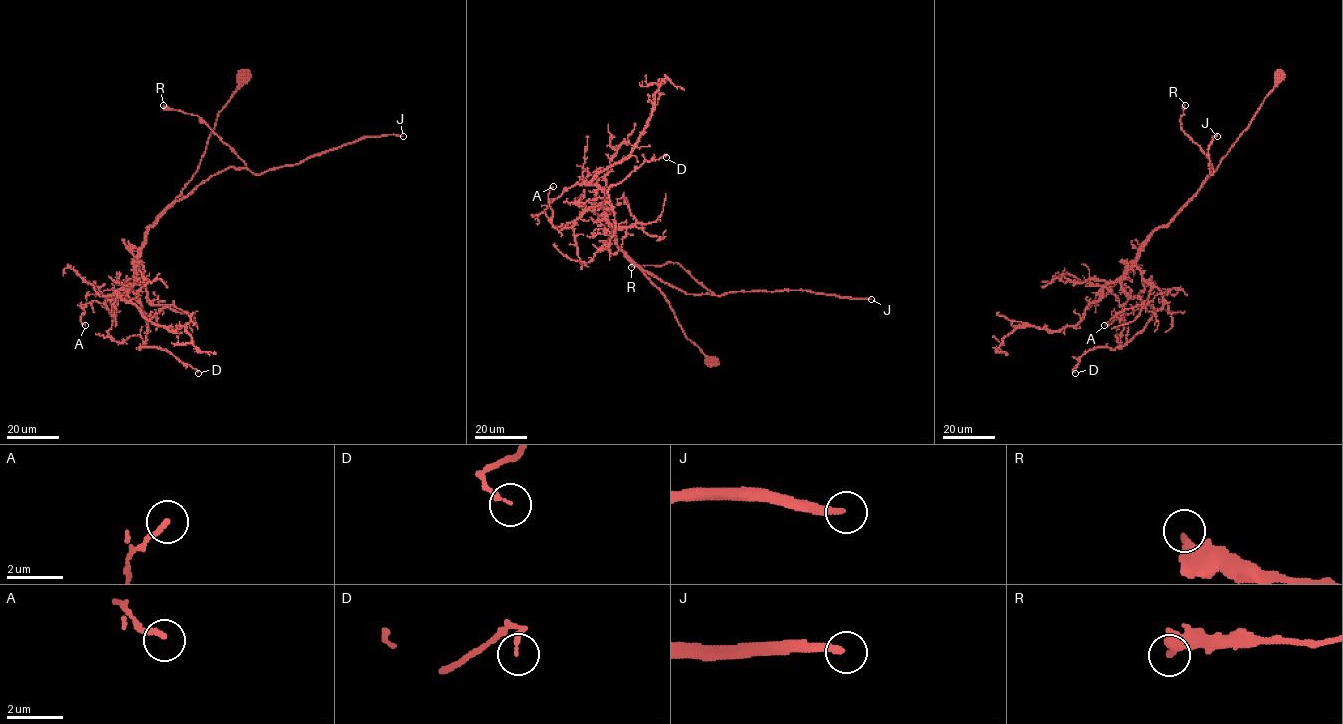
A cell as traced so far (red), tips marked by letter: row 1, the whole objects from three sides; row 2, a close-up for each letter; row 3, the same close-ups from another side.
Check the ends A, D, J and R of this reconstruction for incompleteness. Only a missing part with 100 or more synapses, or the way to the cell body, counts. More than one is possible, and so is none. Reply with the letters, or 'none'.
J

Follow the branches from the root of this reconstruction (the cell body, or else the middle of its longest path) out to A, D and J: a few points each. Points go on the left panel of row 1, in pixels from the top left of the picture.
A: (245, 75), (217, 115), (197, 171), (149, 227), (134, 284), (103, 303), (88, 303), (80, 319), (85, 325)
D: (245, 75), (197, 171), (139, 250), (147, 324), (140, 348), (166, 349), (198, 373)
J: (245, 75), (217, 115), (197, 171), (176, 200), (231, 166), (258, 175), (298, 164), (367, 137), (403, 136)

